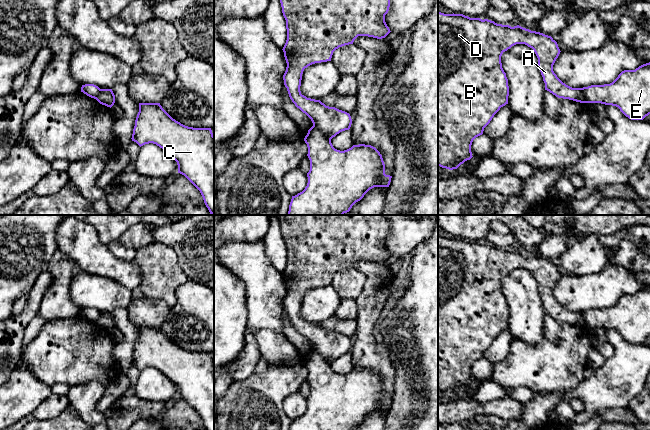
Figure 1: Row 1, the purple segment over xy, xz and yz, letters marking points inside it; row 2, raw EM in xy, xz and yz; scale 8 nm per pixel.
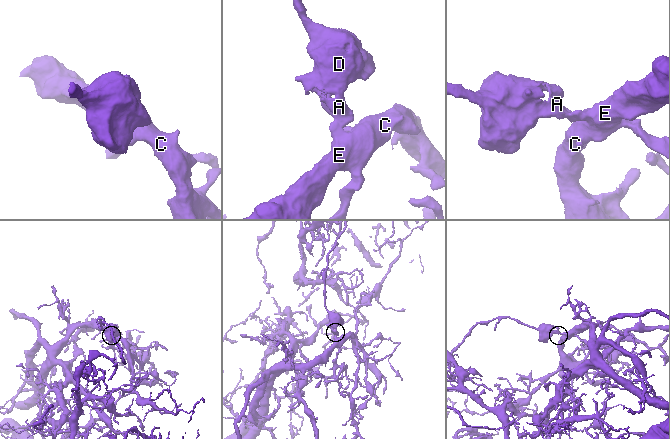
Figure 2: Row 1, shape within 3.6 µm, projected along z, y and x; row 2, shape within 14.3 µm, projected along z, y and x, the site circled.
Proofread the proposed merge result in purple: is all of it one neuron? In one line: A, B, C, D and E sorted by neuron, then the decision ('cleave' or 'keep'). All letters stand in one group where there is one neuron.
groups A B D / C E; cleave

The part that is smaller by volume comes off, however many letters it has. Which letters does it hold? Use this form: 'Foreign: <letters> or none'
Foreign: A, B, D

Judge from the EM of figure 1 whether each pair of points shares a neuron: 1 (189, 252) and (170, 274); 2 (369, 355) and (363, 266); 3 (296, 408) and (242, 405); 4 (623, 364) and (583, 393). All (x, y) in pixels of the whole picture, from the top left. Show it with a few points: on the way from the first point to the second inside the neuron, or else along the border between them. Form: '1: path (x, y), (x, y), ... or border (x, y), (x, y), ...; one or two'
1: border (166, 244), (175, 251), (177, 262), (188, 278); two
2: path (366, 333), (366, 318), (369, 313), (371, 288); one
3: border (298, 391), (283, 402), (283, 410), (291, 419); two
4: path (613, 374), (596, 391), (593, 391); one

